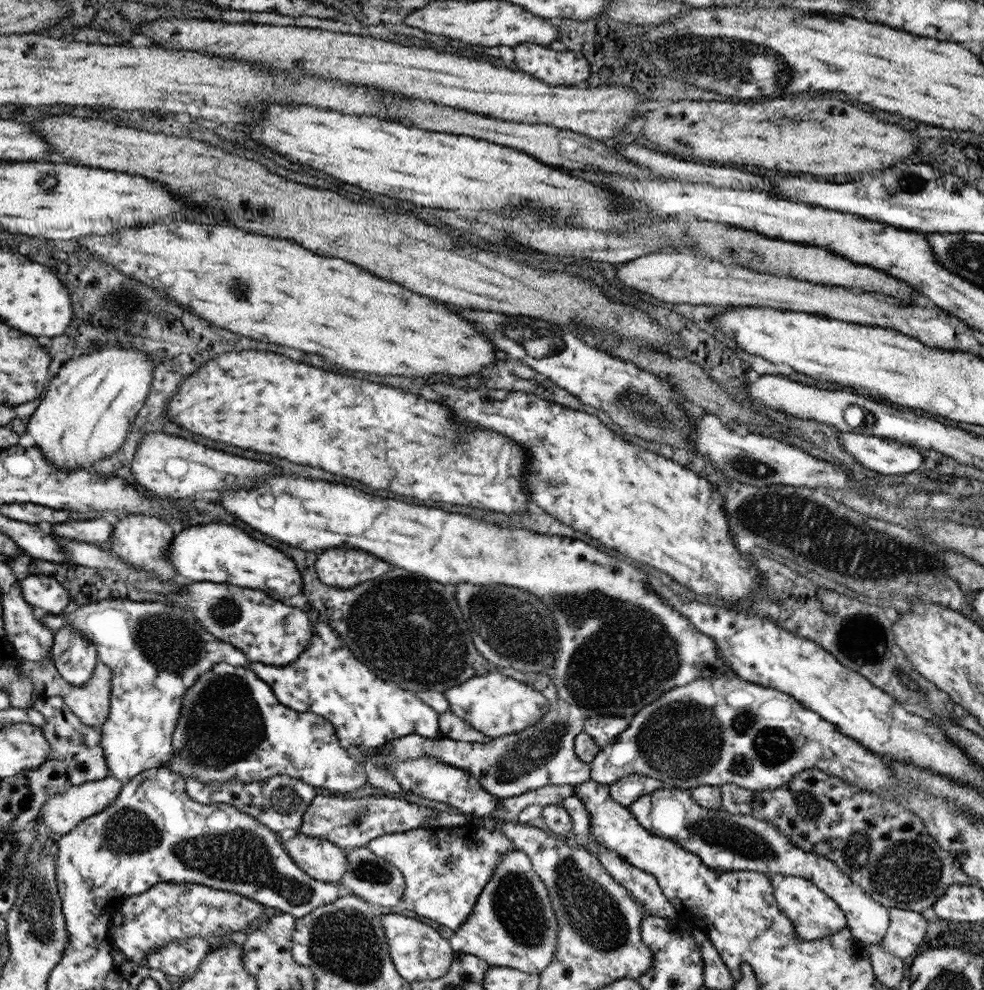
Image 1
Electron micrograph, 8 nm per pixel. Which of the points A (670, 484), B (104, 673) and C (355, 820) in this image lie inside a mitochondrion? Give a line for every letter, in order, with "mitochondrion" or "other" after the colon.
A: other
B: other
C: mitochondrion

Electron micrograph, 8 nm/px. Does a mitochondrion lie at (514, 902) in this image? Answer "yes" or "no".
yes

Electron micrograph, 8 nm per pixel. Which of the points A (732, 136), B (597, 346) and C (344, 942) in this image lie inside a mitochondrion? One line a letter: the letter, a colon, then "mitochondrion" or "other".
A: other
B: other
C: mitochondrion

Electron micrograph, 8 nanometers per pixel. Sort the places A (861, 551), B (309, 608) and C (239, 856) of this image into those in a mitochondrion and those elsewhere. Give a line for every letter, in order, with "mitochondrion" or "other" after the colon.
A: mitochondrion
B: other
C: mitochondrion

